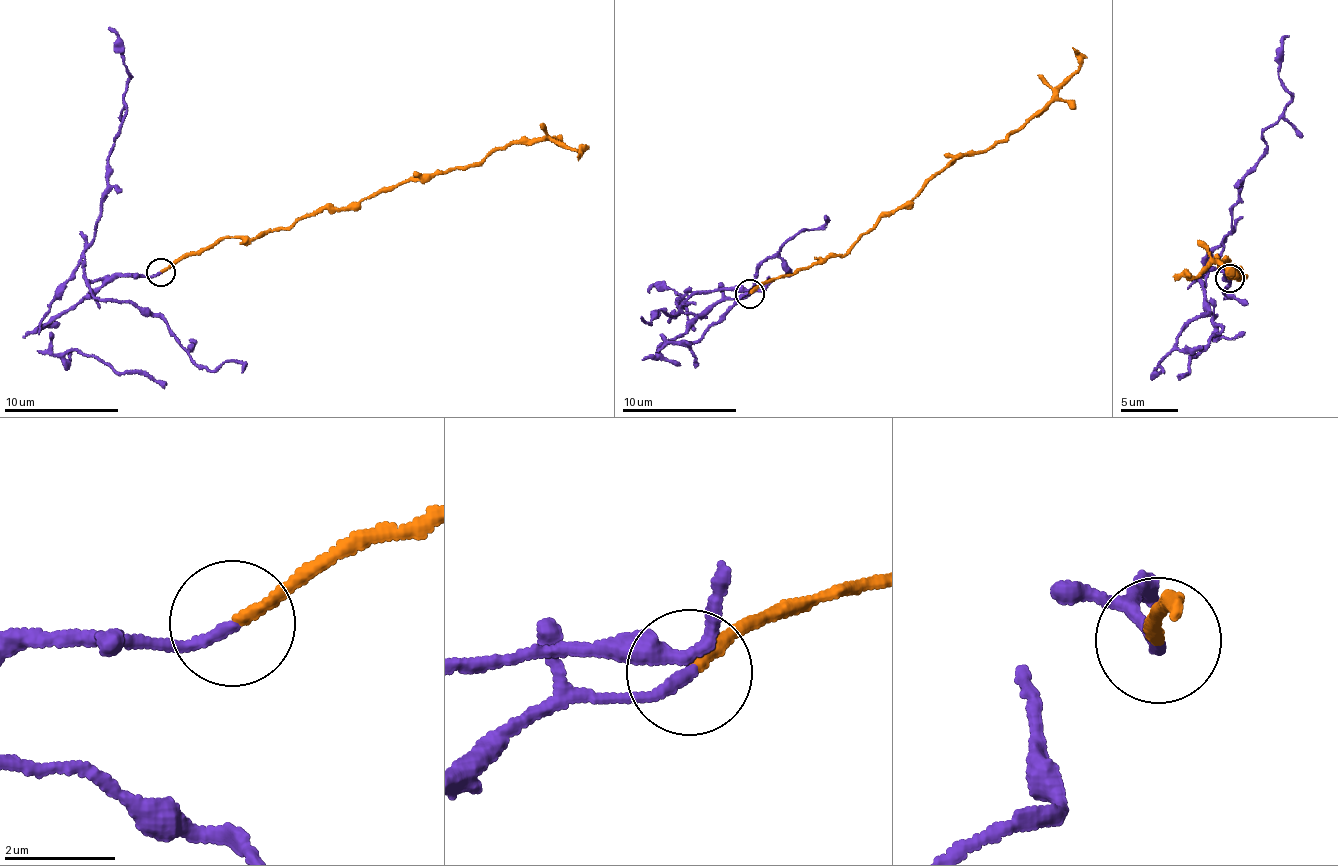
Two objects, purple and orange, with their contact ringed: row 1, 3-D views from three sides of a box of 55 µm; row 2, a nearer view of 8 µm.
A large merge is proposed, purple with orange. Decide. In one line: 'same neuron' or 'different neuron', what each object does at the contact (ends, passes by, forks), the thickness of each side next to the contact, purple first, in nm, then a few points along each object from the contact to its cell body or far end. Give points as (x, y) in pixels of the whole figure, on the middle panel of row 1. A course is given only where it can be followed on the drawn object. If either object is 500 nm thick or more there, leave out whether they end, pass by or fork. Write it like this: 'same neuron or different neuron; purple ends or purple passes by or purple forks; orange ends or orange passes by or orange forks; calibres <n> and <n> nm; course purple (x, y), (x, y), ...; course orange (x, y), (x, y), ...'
different neuron; purple ends; orange ends; calibres 200 and 200 nm; course purple (748, 294), (678, 315), (679, 294), (686, 301), (663, 282), (648, 293); course orange (748, 294), (849, 253), (882, 213), (909, 208), (951, 162), (989, 150), (1041, 114), (1078, 66), (1075, 50)

